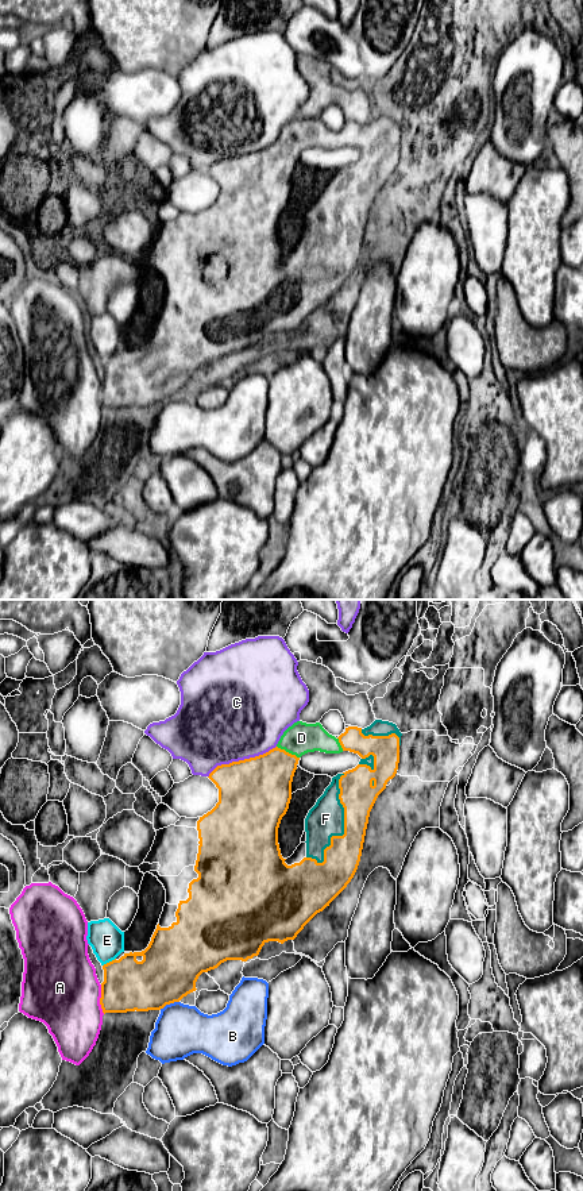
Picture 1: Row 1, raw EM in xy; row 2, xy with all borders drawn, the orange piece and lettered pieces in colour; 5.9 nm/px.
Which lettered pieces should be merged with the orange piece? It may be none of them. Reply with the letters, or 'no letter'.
D, F

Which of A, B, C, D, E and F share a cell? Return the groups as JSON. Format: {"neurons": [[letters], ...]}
{"neurons": [["A"], ["B"], ["C"], ["D", "F"], ["E"]]}

